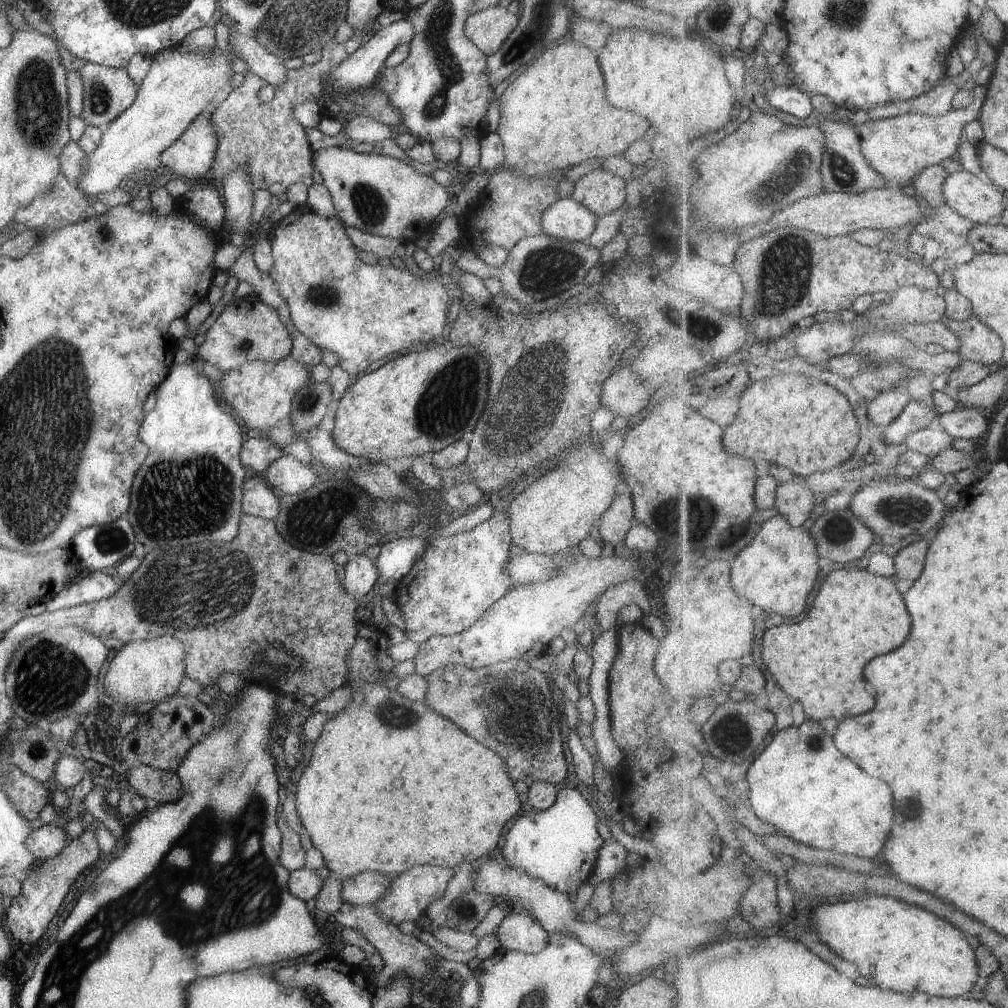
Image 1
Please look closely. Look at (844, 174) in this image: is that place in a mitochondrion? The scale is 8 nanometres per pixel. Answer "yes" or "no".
yes

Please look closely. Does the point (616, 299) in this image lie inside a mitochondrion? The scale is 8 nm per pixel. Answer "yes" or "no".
no

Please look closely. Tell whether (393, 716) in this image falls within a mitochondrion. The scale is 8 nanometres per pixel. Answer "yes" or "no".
yes

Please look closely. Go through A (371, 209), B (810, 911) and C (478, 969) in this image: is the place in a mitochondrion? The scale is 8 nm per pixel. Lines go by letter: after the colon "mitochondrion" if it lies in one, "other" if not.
A: mitochondrion
B: other
C: other

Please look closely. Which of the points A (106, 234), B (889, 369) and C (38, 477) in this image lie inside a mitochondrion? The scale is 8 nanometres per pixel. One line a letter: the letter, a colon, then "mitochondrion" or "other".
A: mitochondrion
B: mitochondrion
C: mitochondrion

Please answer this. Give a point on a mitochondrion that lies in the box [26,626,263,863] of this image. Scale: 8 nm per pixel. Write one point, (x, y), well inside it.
(36, 743)

